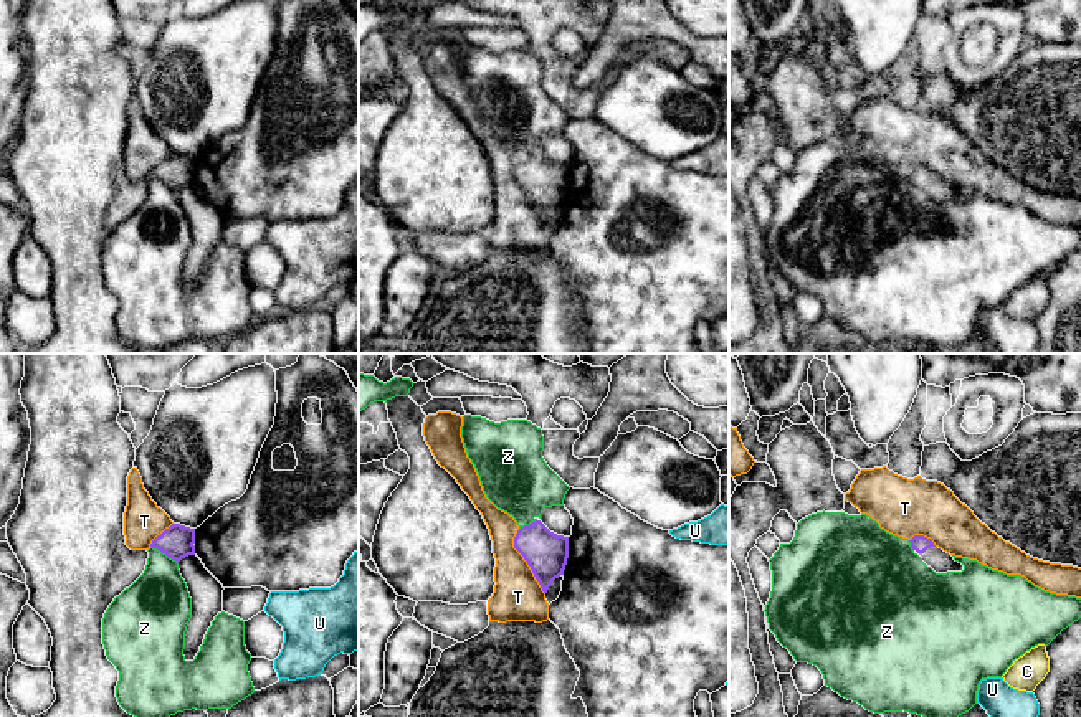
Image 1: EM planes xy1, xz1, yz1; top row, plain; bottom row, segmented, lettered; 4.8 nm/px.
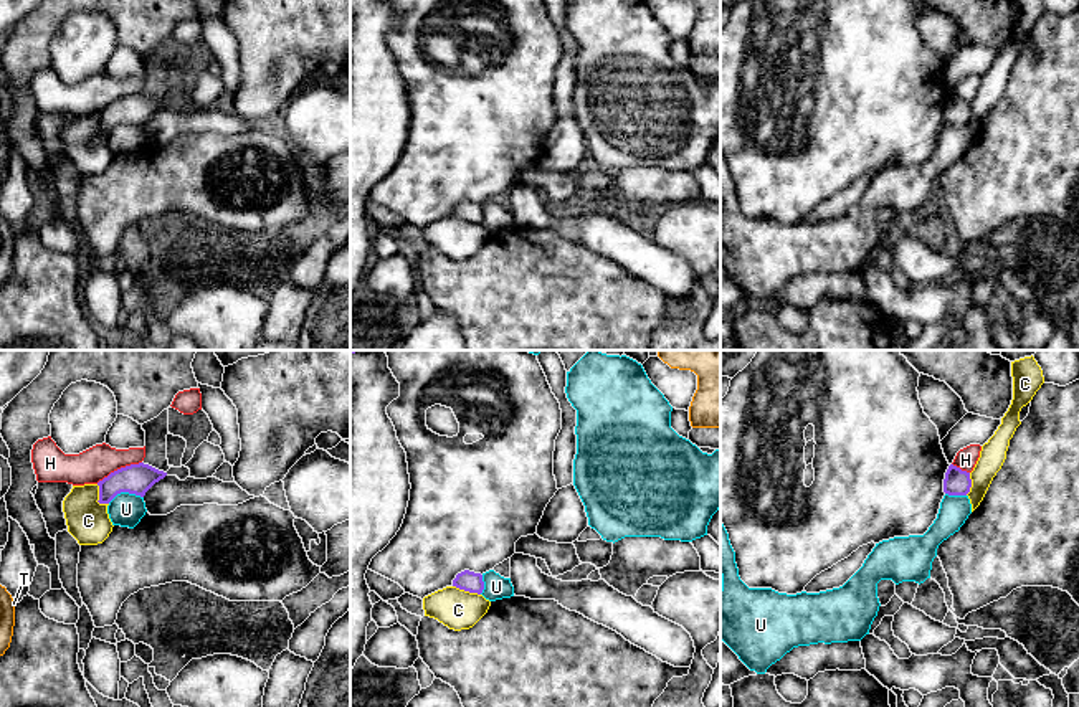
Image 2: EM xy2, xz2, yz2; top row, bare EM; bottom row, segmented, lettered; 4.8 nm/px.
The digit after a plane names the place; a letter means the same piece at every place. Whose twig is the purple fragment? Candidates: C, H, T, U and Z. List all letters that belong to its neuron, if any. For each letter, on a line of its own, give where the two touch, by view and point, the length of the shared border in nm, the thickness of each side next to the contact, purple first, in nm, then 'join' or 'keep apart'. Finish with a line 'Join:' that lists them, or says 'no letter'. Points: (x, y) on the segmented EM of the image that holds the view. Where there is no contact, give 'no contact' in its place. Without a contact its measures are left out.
C: meets purple in xy2 at (99, 498); contact 120 nm long; 150 nm thick on the purple side, 200 nm on the other; keep apart
H: meets purple in xy2 at (118, 469); contact 240 nm long; 150 nm thick on the purple side, 160 nm on the other; keep apart
T: meets purple in xz1 at (526, 560); contact 340 nm long; 200 nm thick on the purple side, 240 nm on the other; keep apart
U: meets purple in xy2 at (124, 491); contact 180 nm long; 150 nm thick on the purple side, 160 nm on the other; keep apart
Z: meets purple in xy1 at (164, 552); contact 160 nm long; 160 nm thick on the purple side, 300 nm on the other; keep apart
Join: no letter

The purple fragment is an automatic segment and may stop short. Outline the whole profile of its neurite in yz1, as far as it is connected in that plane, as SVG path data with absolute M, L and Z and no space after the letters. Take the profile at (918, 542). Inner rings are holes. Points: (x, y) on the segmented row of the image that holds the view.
M914 535L911 540L914 553L931 567L936 573L962 572L964 565L955 562L954 557L942 548L936 547L934 542L924 535Z

